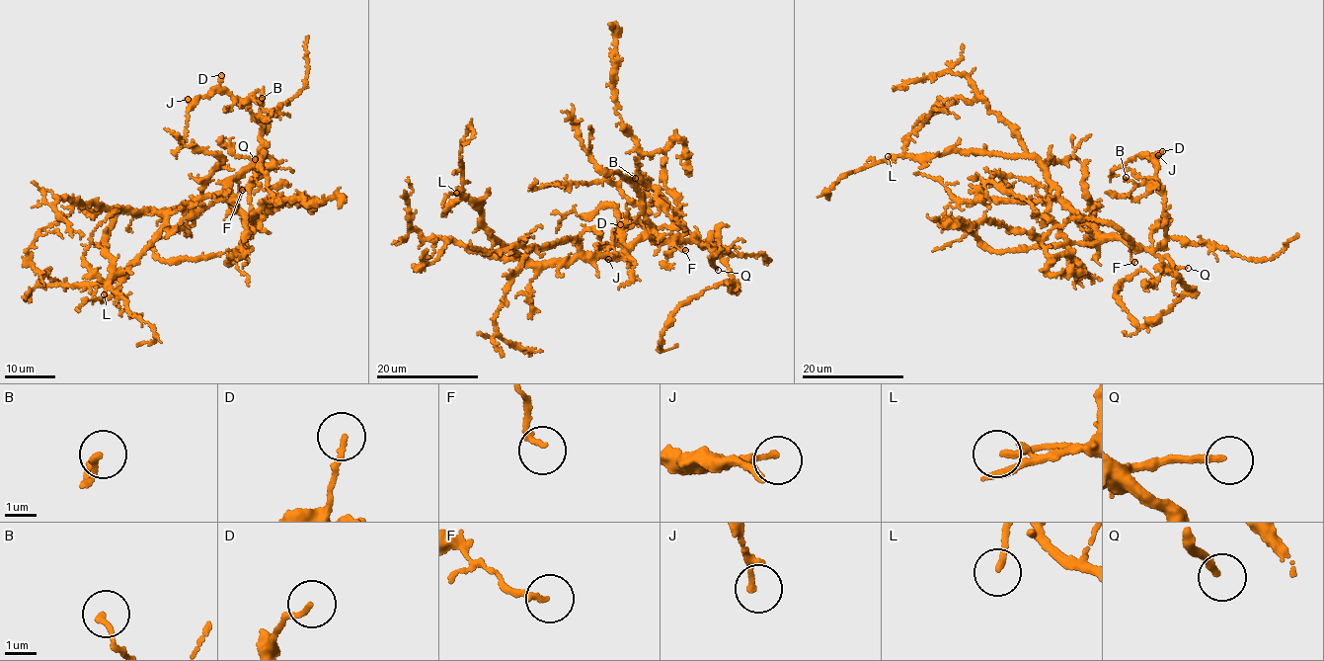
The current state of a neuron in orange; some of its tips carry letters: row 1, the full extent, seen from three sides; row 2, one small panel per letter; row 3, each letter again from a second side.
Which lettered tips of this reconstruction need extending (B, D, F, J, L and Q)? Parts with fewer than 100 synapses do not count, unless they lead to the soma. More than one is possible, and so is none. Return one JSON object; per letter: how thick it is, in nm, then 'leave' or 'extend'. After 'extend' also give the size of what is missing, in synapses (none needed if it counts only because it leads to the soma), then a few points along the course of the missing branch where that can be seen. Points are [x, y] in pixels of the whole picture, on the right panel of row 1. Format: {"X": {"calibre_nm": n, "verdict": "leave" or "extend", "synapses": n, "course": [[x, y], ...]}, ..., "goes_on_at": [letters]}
{"B": {"calibre_nm": 160, "verdict": "leave"}, "D": {"calibre_nm": 160, "verdict": "leave"}, "F": {"calibre_nm": 180, "verdict": "leave"}, "J": {"calibre_nm": 170, "verdict": "leave"}, "L": {"calibre_nm": 190, "verdict": "leave"}, "Q": {"calibre_nm": 220, "verdict": "extend"}, "goes_on_at": ["Q"]}

